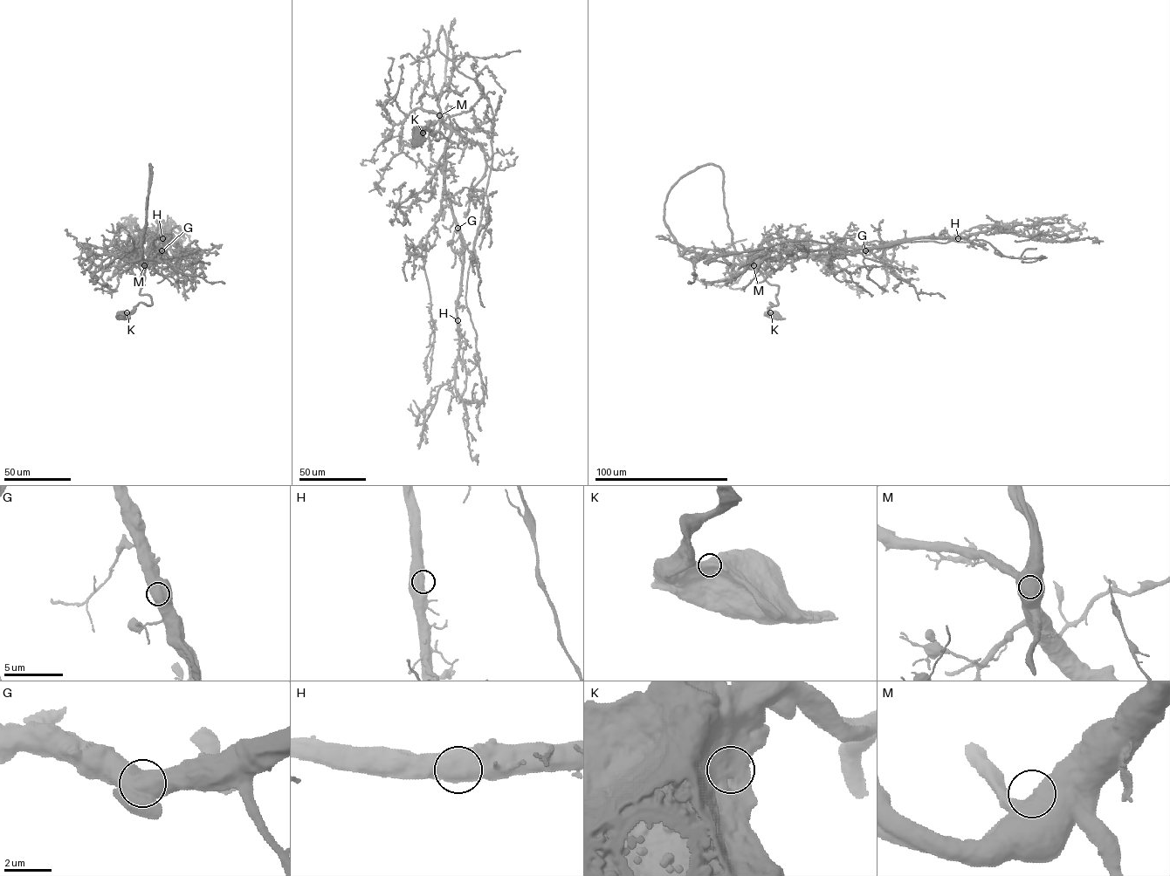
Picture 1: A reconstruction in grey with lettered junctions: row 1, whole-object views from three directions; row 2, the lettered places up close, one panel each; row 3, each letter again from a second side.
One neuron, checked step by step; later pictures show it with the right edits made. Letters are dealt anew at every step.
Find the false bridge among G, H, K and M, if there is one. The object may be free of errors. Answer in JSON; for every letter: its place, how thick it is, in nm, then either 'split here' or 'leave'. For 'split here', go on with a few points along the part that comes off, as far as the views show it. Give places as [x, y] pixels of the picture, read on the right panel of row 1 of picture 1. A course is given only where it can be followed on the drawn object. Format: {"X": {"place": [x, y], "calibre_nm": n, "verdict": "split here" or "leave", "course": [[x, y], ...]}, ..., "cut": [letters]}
{"G": {"place": [865, 250], "calibre_nm": 1200, "verdict": "leave"}, "H": {"place": [958, 238], "calibre_nm": 1050, "verdict": "leave"}, "K": {"place": [770, 312], "calibre_nm": 1200, "verdict": "leave"}, "M": {"place": [753, 265], "calibre_nm": 850, "verdict": "leave"}, "cut": []}

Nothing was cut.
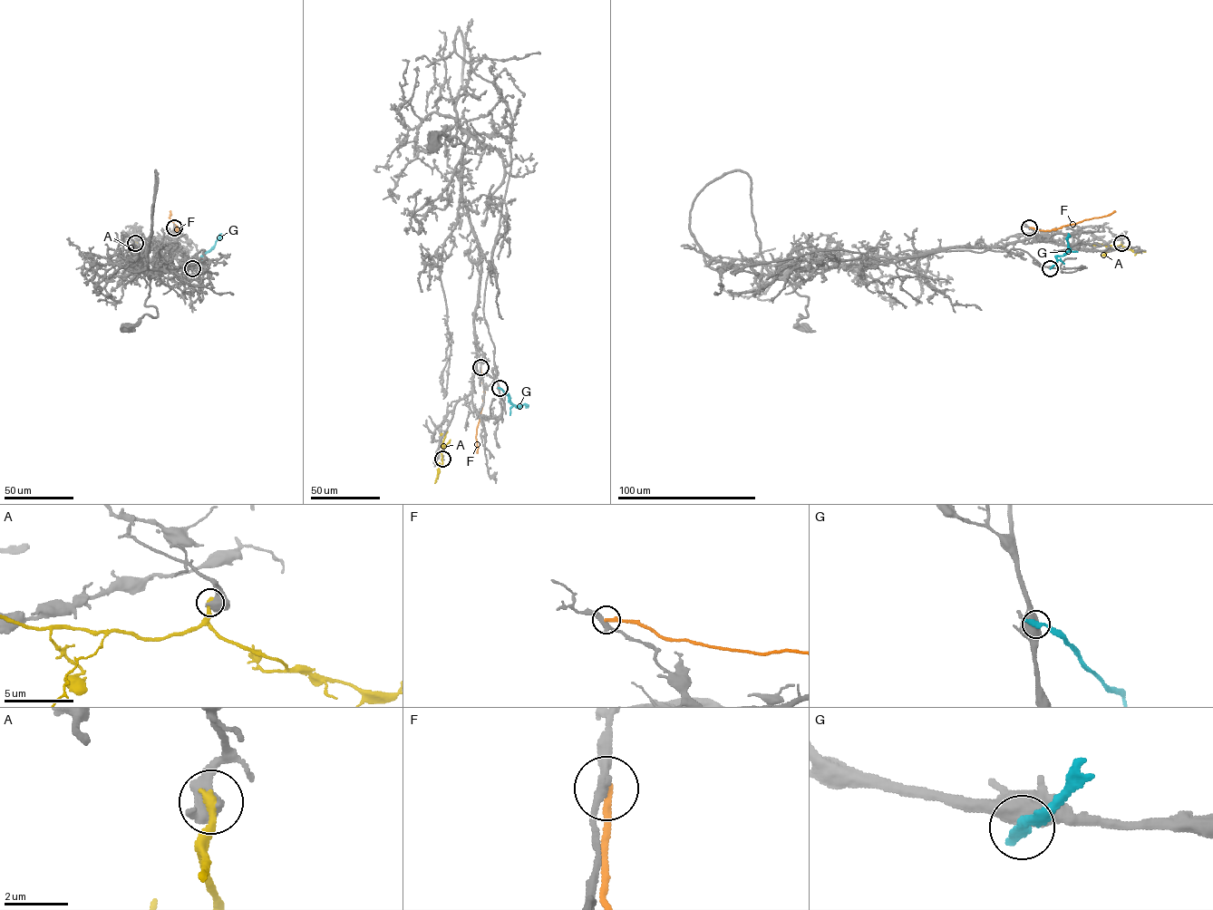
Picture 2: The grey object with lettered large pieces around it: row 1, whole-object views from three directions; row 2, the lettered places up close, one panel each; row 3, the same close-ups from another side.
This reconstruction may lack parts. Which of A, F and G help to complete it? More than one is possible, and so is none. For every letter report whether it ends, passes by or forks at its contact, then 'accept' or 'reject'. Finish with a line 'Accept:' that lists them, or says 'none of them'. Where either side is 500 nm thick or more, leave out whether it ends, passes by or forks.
A: reject
F: it ends; reject
G: reject
Accept: none of them

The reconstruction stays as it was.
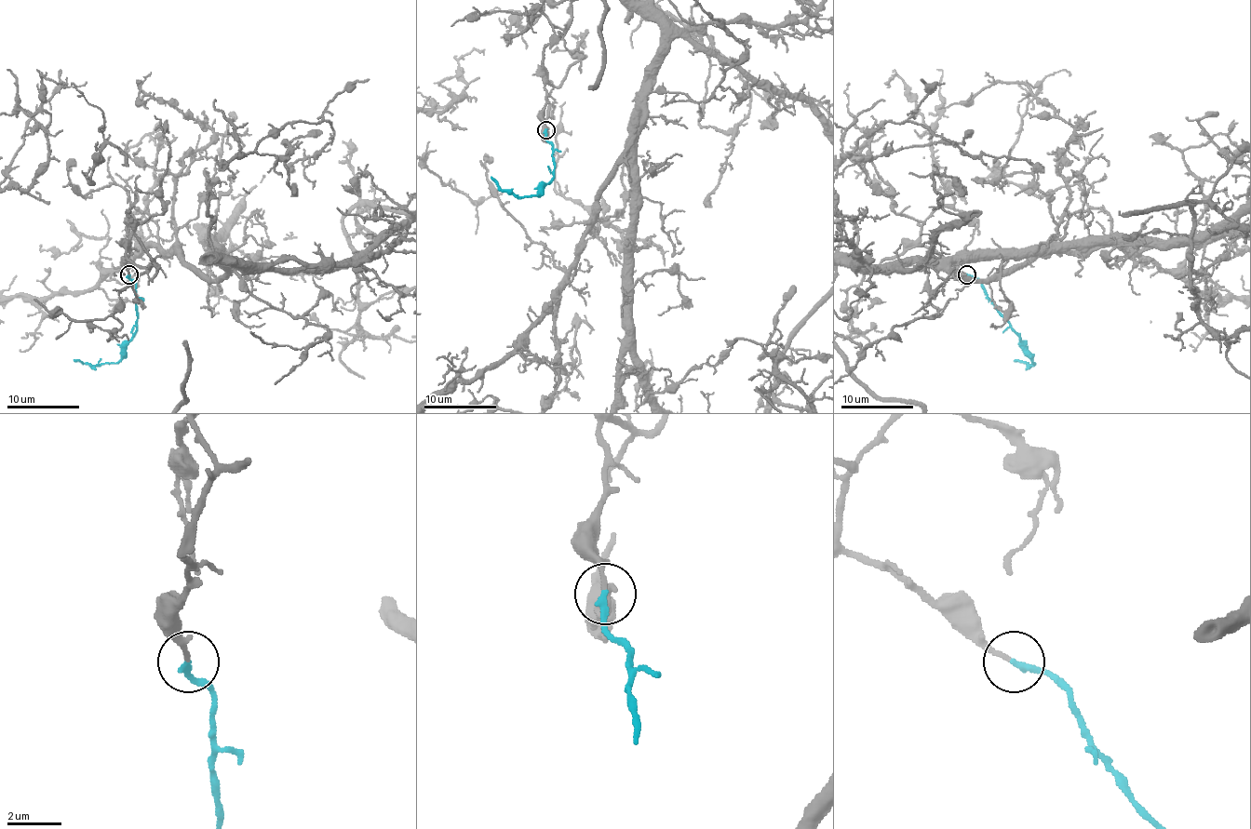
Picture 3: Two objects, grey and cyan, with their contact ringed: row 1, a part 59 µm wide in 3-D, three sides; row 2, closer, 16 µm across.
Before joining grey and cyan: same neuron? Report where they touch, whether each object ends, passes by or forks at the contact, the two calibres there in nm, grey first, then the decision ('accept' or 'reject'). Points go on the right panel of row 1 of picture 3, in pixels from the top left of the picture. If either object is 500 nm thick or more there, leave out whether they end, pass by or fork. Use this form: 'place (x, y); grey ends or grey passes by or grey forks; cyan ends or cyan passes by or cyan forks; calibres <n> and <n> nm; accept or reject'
place (966, 274); grey ends; cyan ends; calibres 160 and 260 nm; accept

